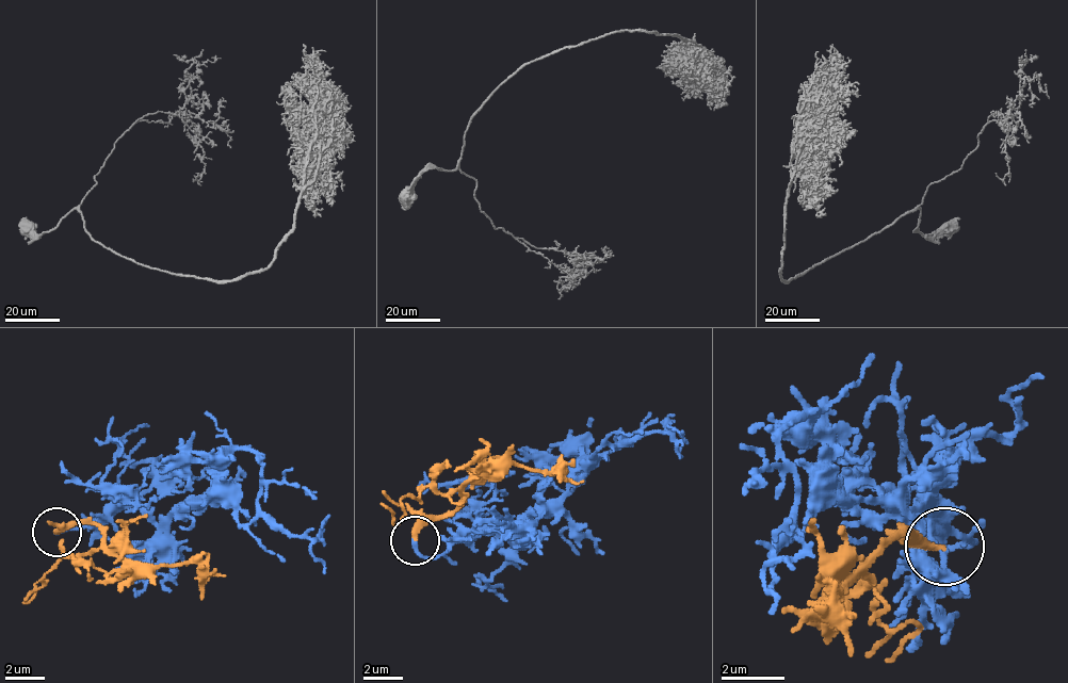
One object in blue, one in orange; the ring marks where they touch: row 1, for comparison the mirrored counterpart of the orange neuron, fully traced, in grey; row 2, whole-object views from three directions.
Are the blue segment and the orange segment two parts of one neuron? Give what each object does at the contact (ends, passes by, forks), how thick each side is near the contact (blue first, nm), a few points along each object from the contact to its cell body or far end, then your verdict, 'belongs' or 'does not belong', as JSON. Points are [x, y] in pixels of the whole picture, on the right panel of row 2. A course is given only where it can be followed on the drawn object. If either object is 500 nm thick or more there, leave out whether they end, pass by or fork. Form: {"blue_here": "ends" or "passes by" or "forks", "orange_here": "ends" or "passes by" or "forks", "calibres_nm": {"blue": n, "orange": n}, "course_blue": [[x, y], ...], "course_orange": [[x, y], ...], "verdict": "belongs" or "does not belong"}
{"blue_here": "ends", "orange_here": "ends", "calibres_nm": {"blue": 190, "orange": 280}, "course_blue": [[947, 548], [970, 540], [931, 508], [805, 508], [781, 438], [805, 415], [837, 477]], "course_orange": [[947, 548], [900, 533], [837, 580], [828, 603], [828, 596], [853, 659]], "verdict": "belongs"}

